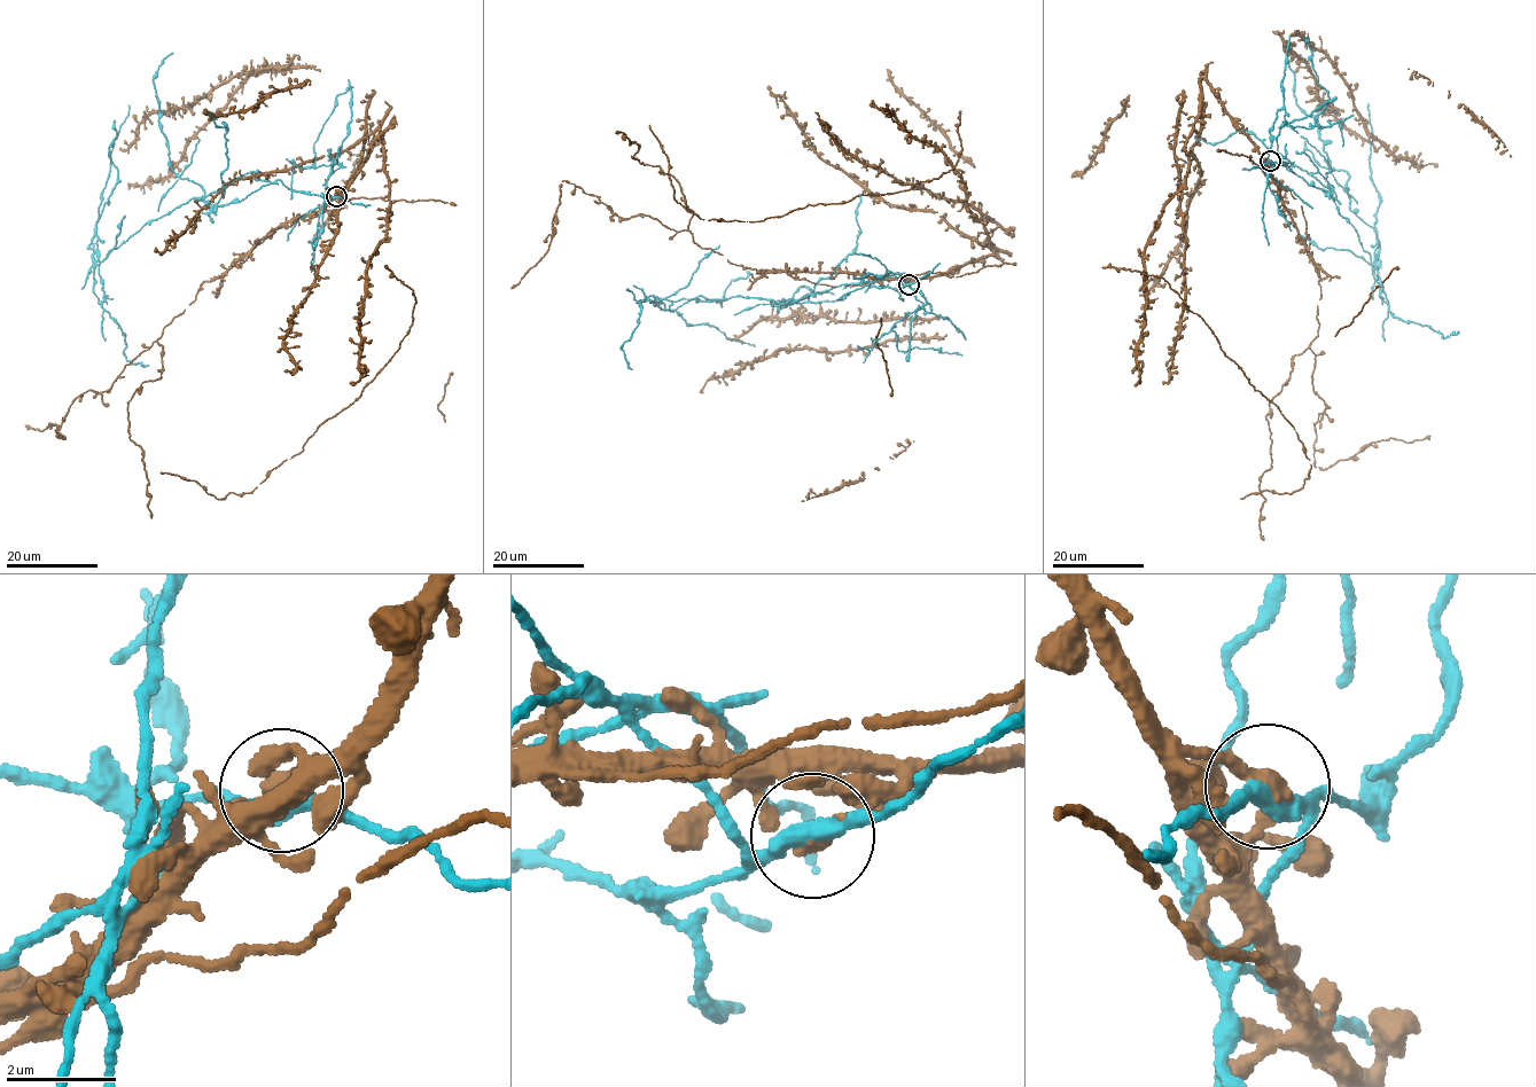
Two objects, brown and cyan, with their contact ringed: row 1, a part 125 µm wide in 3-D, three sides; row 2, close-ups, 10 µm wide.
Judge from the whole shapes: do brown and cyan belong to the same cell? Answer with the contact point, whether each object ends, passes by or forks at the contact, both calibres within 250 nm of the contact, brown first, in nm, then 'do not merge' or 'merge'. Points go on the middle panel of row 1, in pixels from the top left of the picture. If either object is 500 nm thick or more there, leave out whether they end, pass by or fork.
place (909, 284); brown ends; cyan passes by; calibres 440 and 340 nm; do not merge

